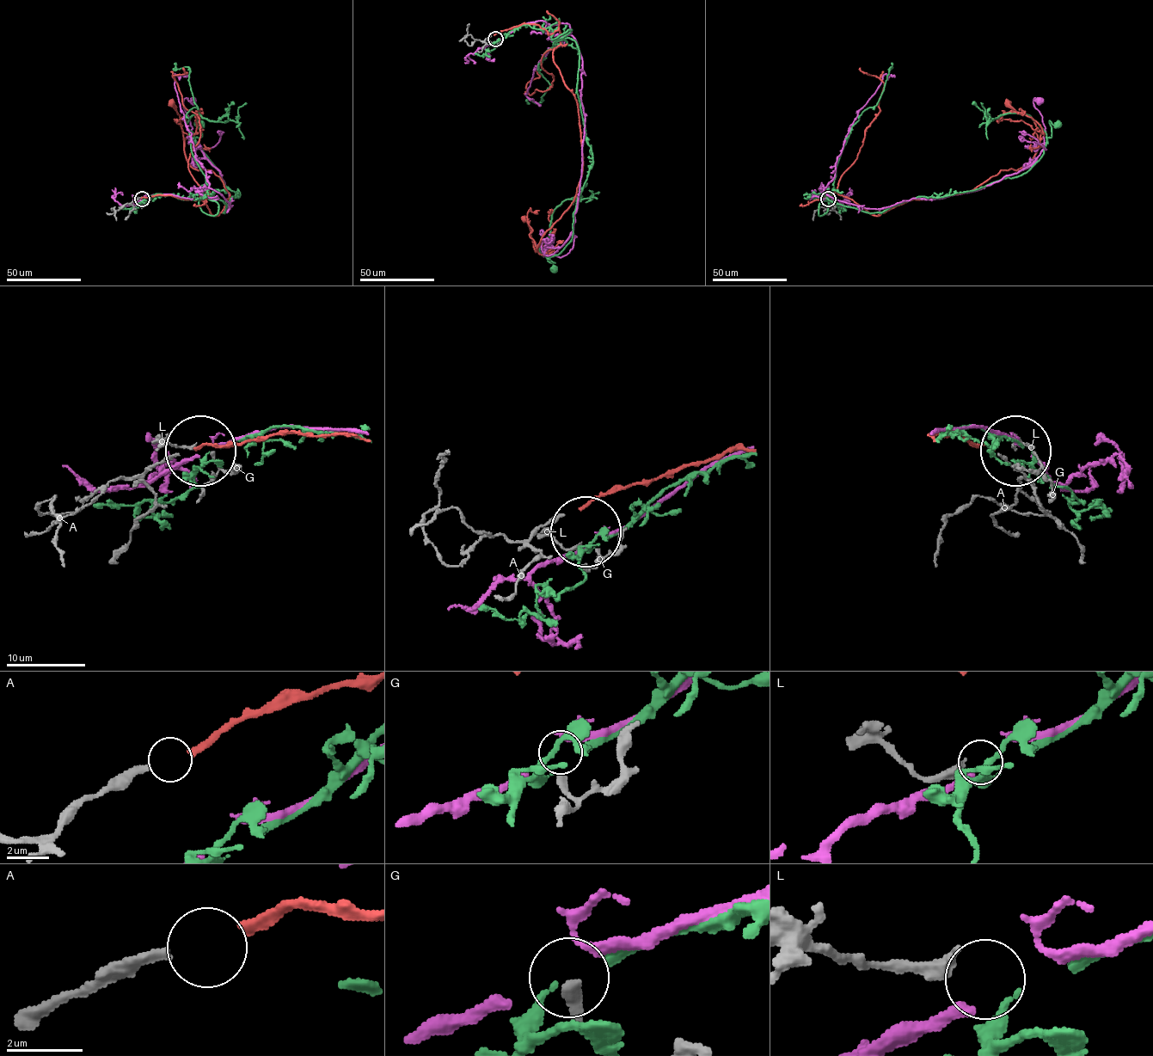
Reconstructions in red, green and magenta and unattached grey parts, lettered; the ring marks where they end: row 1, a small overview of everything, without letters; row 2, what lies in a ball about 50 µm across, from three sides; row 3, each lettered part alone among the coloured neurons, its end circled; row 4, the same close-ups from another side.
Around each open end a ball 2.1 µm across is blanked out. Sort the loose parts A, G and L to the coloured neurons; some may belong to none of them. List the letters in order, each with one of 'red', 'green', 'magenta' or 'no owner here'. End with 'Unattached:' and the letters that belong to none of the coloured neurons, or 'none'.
A: red
G: no owner here
L: no owner here
Unattached: G, L

